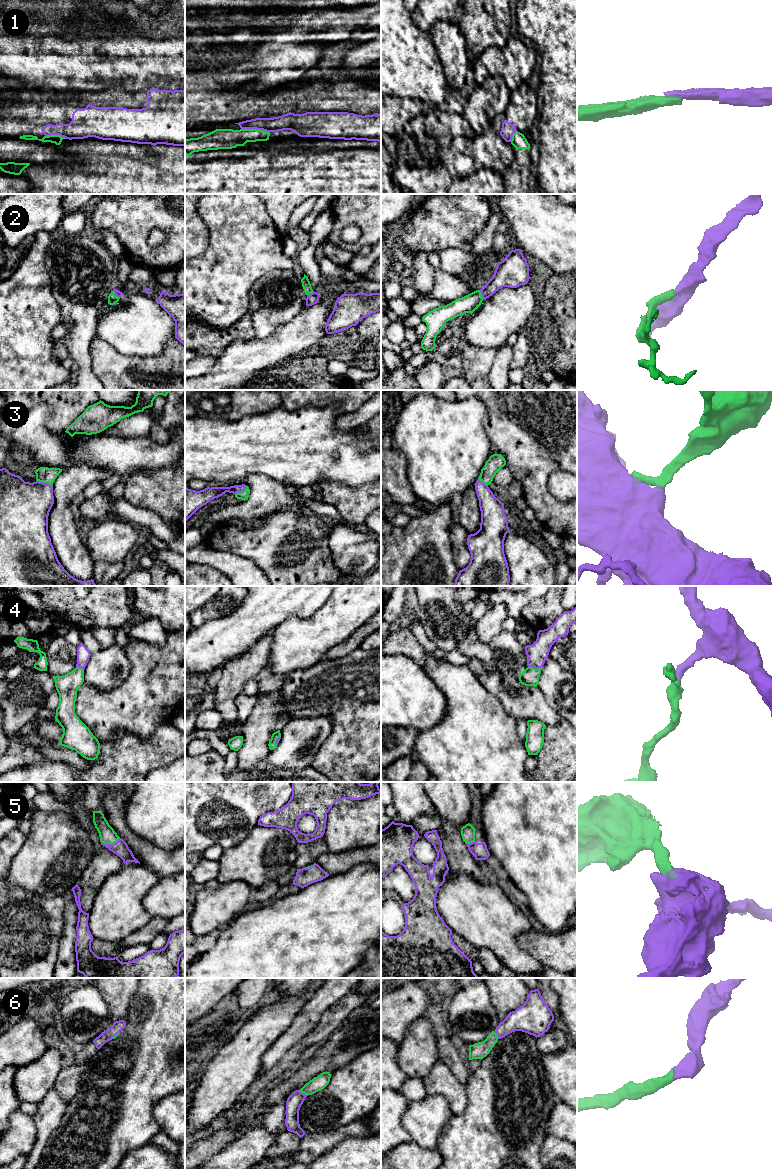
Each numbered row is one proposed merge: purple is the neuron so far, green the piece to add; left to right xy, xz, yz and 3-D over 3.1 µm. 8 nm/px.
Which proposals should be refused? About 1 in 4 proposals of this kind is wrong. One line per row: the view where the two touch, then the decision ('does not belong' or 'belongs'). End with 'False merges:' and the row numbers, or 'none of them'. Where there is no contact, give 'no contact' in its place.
1: contact in xz; does not belong
2: contact in yz; belongs
3: contact in xy; belongs
4: contact in yz; belongs
5: contact in xy; belongs
6: contact in xz; belongs
False merges: 1

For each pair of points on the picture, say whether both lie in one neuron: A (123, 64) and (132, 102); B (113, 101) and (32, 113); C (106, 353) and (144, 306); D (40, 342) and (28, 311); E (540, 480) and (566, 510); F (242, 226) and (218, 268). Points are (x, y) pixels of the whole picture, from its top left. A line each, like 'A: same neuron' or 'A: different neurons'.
A: different neurons
B: same neuron
C: different neurons
D: same neuron
E: same neuron
F: same neuron

